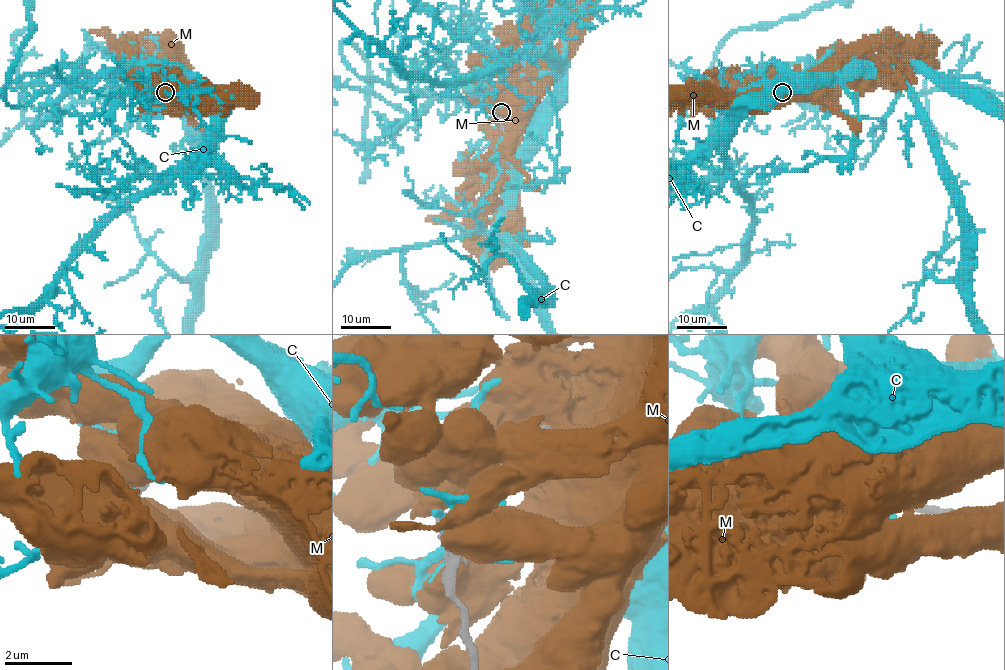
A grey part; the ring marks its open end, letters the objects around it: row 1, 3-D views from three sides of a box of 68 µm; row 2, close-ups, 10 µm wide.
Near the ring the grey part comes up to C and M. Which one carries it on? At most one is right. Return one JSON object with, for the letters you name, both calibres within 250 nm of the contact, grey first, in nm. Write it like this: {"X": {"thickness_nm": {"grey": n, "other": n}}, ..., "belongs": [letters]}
{"C": {"thickness_nm": {"grey": 380, "other": 420}}, "belongs": ["C"]}

